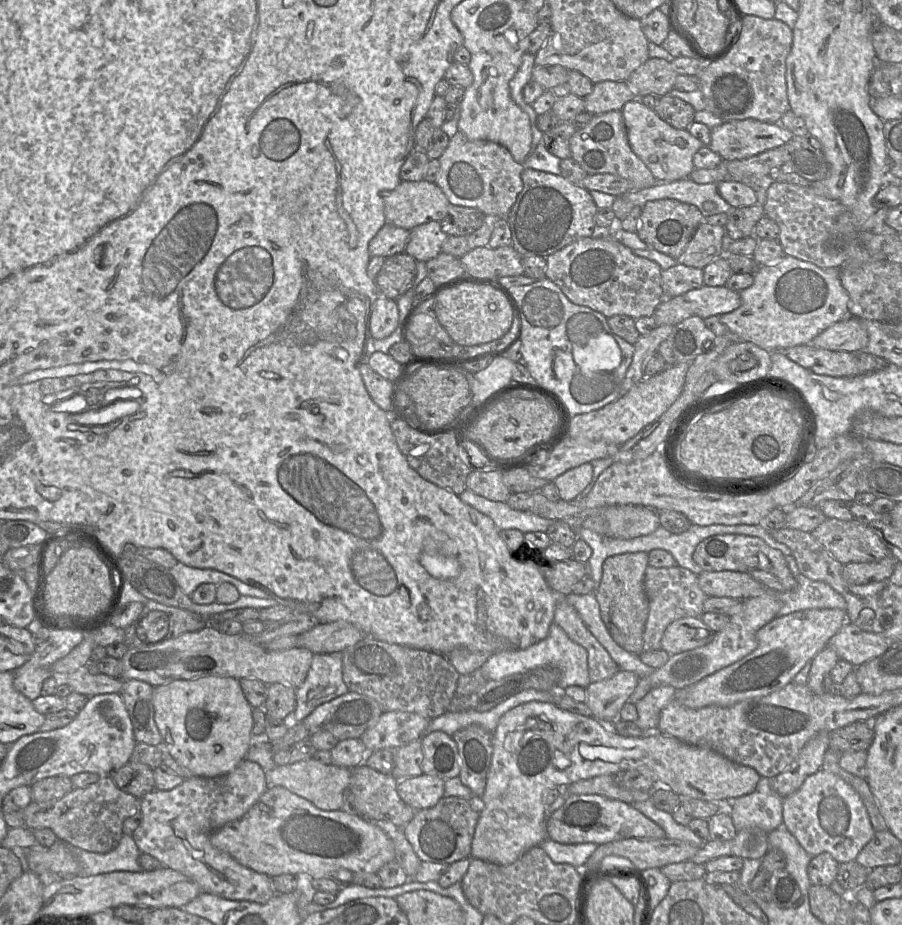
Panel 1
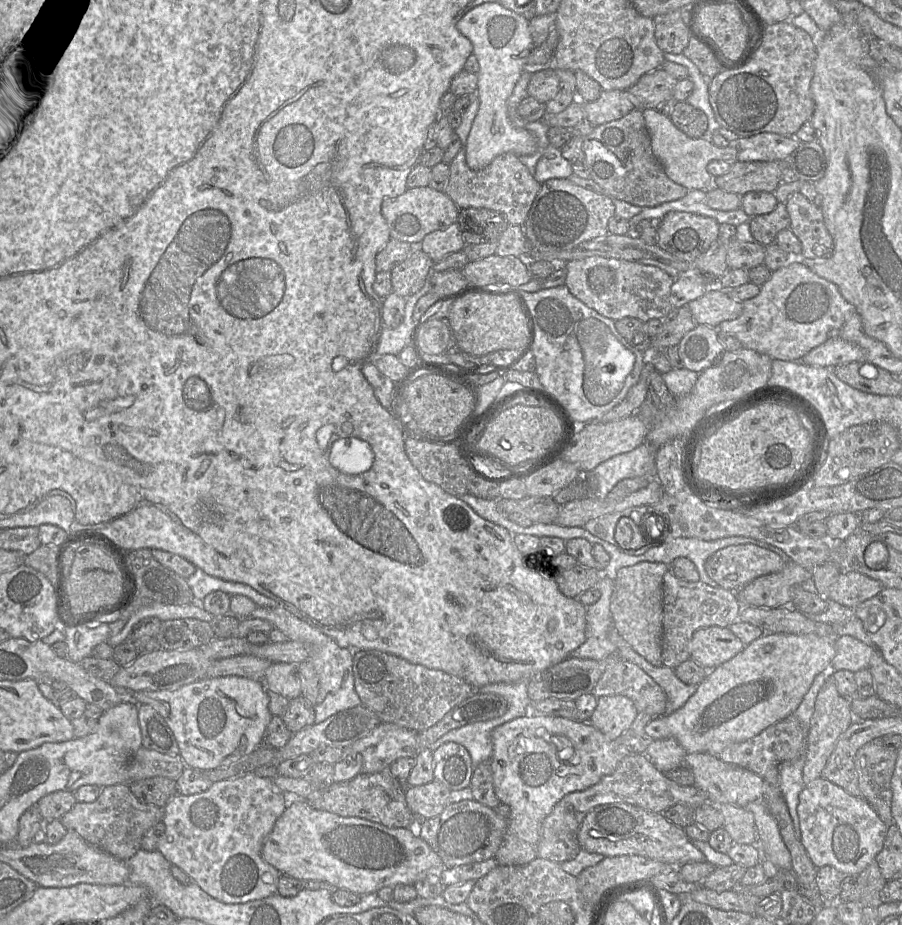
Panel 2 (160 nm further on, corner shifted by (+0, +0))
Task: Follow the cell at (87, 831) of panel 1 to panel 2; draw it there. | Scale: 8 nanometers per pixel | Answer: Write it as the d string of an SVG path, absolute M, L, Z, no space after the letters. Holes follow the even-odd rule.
M128 783L102 787L99 797L90 803L76 802L61 818L67 830L74 830L89 844L102 849L113 857L127 861L141 849L146 832L162 822L164 807L145 804L131 792Z

